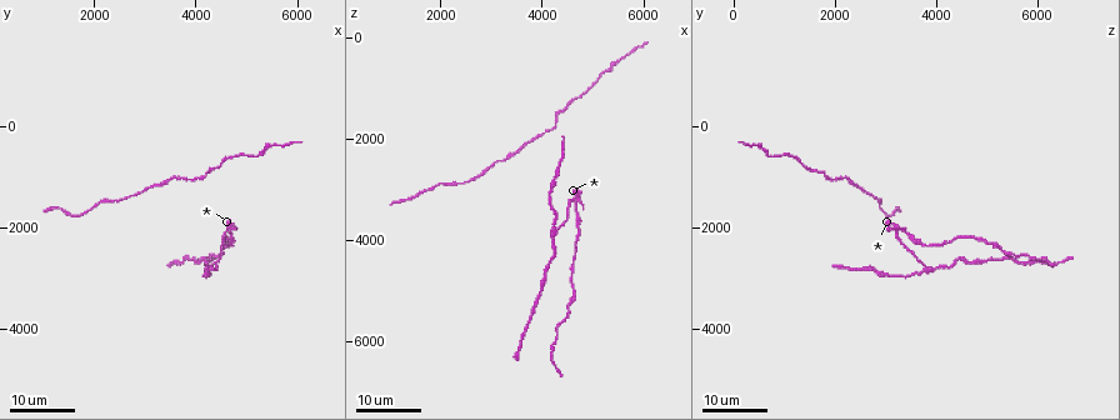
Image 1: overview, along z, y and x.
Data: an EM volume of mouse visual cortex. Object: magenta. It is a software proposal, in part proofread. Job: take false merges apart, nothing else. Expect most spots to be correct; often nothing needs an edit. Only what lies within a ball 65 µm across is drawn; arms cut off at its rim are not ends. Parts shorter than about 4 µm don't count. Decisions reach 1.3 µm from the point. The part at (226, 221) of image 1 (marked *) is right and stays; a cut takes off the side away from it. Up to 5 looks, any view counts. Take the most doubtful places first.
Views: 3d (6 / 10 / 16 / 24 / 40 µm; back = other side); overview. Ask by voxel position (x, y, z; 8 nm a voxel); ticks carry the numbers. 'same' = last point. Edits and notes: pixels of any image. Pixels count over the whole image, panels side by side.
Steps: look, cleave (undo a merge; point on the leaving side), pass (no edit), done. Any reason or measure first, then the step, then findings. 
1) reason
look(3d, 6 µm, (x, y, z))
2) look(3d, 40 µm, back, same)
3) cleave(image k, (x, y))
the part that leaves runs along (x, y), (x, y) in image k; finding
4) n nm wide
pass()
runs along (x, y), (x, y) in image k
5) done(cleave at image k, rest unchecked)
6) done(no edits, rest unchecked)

looks like a crossing
look(3d, 16 µm, (4550, 2050, 3200))

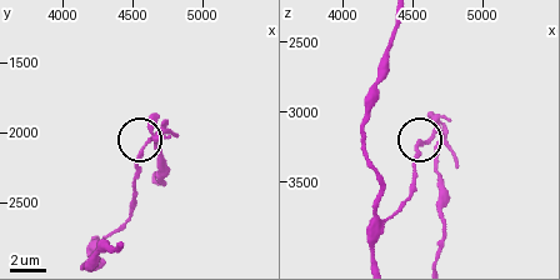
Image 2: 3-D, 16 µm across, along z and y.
look(3d, 6 µm, (4620, 2060, 3220))

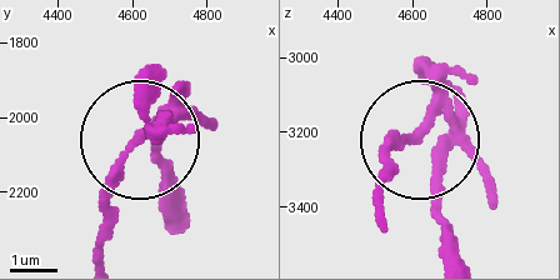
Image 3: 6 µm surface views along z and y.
210 nm wide
cleave(image 3, (445, 166))
the part that leaves runs along (441, 101), (441, 253) in image 3; a second neuron is stuck on

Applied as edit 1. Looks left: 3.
branch point
look(3d, 16 µm, (4200, 2850, 3800))

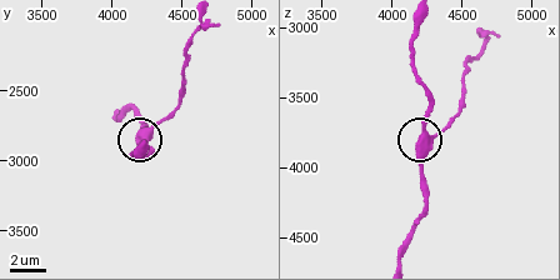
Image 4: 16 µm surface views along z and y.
zoom in
look(3d, 10 µm, same)

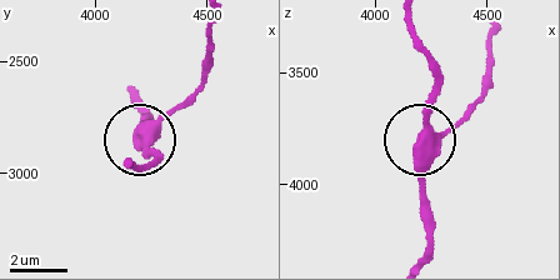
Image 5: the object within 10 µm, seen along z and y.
370 nm wide
pass()
runs along (499, 23), (489, 85), (448, 128), (421, 138), (434, 59) in image 5; one neuron here

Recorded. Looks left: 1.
done(cleave at image 3, rest unchecked)

